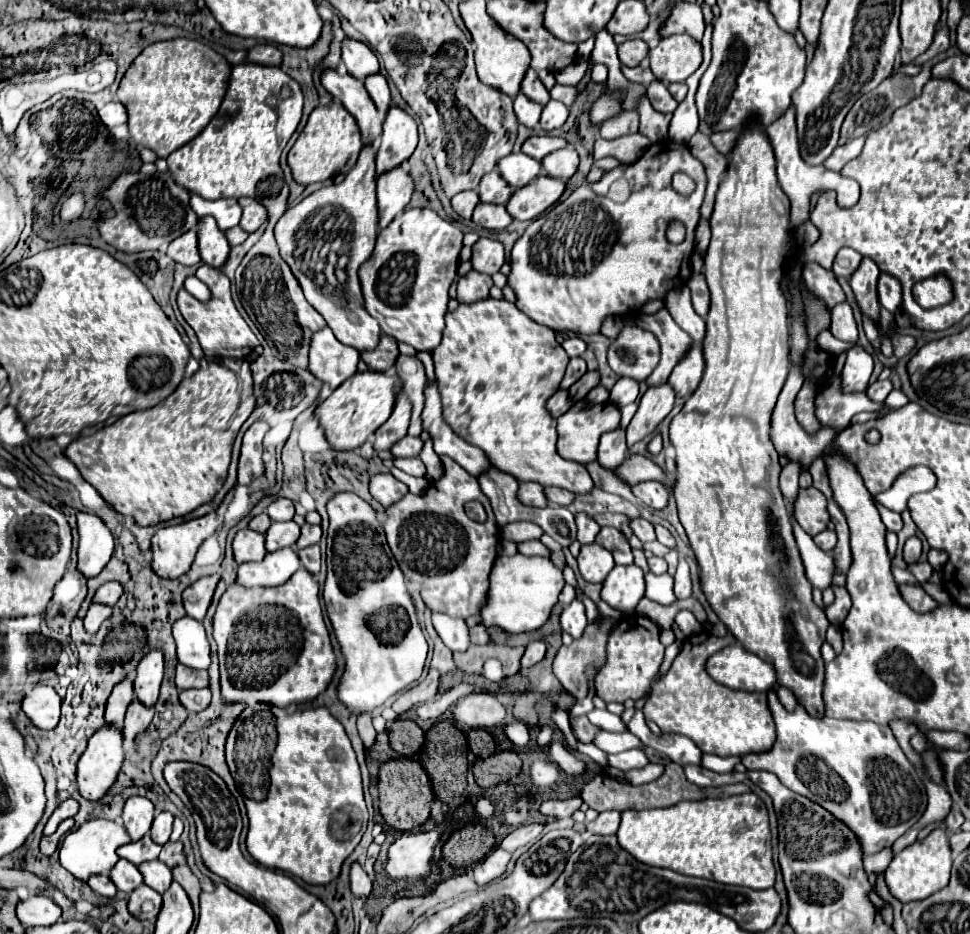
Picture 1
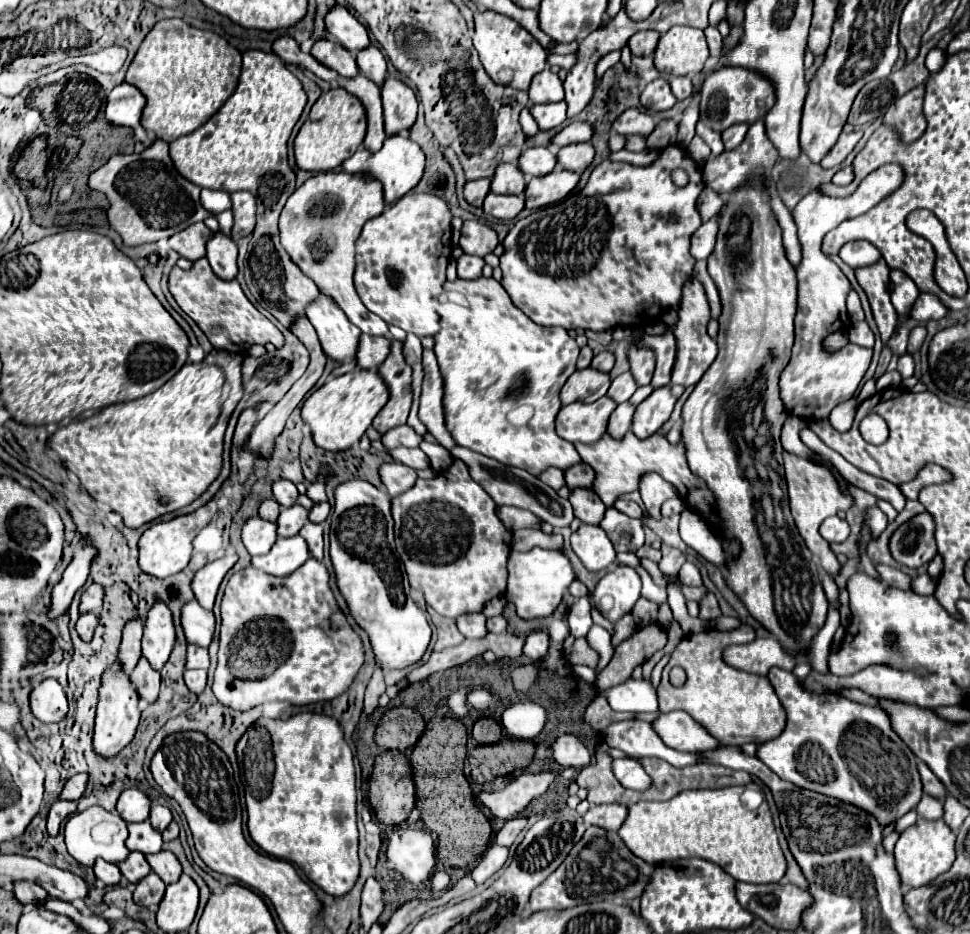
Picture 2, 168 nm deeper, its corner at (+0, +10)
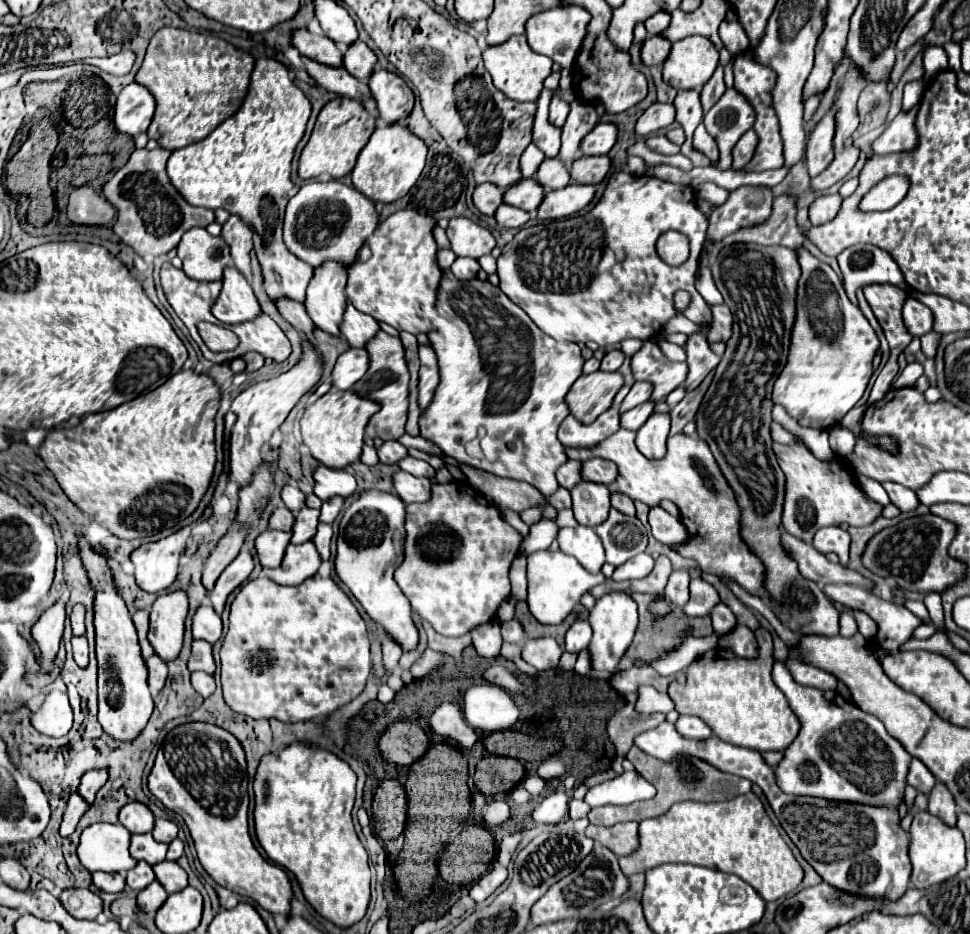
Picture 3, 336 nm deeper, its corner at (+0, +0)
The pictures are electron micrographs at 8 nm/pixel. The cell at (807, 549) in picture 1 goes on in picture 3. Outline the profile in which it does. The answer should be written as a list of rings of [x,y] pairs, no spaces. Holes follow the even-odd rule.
[[[843,612],[841,614],[841,634],[843,636],[853,636],[857,632],[857,622],[853,618],[851,612]]]

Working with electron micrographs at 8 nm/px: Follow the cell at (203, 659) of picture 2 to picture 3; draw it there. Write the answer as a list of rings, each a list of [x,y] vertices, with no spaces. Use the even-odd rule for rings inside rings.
[[[195,640],[193,642],[193,652],[189,658],[189,670],[203,670],[213,674],[215,672],[215,660],[211,654],[211,644],[203,642],[203,640]]]

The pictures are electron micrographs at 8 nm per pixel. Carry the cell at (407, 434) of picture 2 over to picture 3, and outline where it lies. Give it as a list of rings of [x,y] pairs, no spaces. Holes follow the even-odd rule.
[[[397,440],[385,442],[377,452],[379,452],[379,460],[383,464],[397,464],[399,460],[403,460],[407,456],[407,448],[401,446]]]

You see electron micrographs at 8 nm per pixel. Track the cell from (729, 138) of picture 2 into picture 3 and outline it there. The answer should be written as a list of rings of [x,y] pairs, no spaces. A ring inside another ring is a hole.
[[[747,130],[741,136],[741,140],[733,148],[733,168],[735,170],[741,170],[747,166],[747,162],[751,162],[755,148],[757,148],[757,142],[759,142],[759,138],[757,138],[755,130]]]

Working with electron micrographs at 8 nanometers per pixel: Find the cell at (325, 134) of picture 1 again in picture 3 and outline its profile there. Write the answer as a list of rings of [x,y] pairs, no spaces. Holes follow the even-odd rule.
[[[353,98],[331,100],[321,110],[321,114],[317,118],[317,124],[313,128],[311,140],[305,146],[305,150],[301,152],[299,176],[303,180],[317,178],[321,174],[329,174],[331,178],[347,176],[353,170],[359,152],[369,142],[373,130],[375,130],[375,118],[357,100],[353,100]]]

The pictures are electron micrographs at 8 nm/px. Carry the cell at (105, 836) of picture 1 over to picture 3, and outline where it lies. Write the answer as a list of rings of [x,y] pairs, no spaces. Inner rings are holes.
[[[103,822],[91,824],[81,834],[77,856],[89,872],[95,872],[95,870],[101,870],[101,872],[127,872],[137,864],[137,860],[129,854],[129,842],[131,842],[131,834],[121,824],[103,824]]]

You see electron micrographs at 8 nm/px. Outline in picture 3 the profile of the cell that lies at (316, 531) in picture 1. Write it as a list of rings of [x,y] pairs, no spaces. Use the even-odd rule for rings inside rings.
[[[333,496],[327,502],[323,502],[323,506],[321,506],[321,522],[331,524],[337,518],[337,514],[341,512],[343,502],[345,502],[343,496]]]

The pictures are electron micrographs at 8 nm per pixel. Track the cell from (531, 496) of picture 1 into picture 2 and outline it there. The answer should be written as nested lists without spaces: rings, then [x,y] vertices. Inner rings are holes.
[[[549,468],[545,472],[539,474],[539,480],[543,480],[547,486],[551,486],[553,490],[559,490],[561,486],[565,486],[565,480],[563,480],[563,470],[559,468]]]

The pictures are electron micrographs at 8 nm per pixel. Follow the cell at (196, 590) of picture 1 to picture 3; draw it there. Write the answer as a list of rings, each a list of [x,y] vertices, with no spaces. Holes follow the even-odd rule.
[[[241,550],[239,556],[223,570],[223,574],[219,576],[215,588],[209,594],[209,600],[211,600],[211,604],[213,604],[213,608],[215,608],[217,614],[223,612],[229,594],[249,578],[249,574],[253,572],[253,568],[255,568],[253,554],[247,552],[247,550]]]

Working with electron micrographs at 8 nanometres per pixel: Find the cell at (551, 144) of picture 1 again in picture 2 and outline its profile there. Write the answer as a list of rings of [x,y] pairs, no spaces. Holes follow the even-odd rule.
[[[571,122],[569,126],[565,126],[561,132],[557,132],[551,138],[551,144],[567,146],[567,144],[573,144],[573,142],[587,142],[591,138],[591,134],[593,134],[591,124],[587,124],[587,122]]]

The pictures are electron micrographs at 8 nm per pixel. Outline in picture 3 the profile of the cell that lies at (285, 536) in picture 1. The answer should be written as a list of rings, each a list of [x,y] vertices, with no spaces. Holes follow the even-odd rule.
[[[303,508],[297,518],[295,518],[295,526],[293,526],[293,544],[303,544],[307,540],[311,540],[315,536],[319,524],[319,510],[311,510],[311,508]]]

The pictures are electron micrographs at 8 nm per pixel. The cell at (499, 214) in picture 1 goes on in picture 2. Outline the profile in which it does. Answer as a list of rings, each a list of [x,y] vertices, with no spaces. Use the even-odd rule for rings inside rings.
[[[489,192],[483,202],[483,212],[499,220],[513,220],[525,206],[523,196],[501,196]]]

